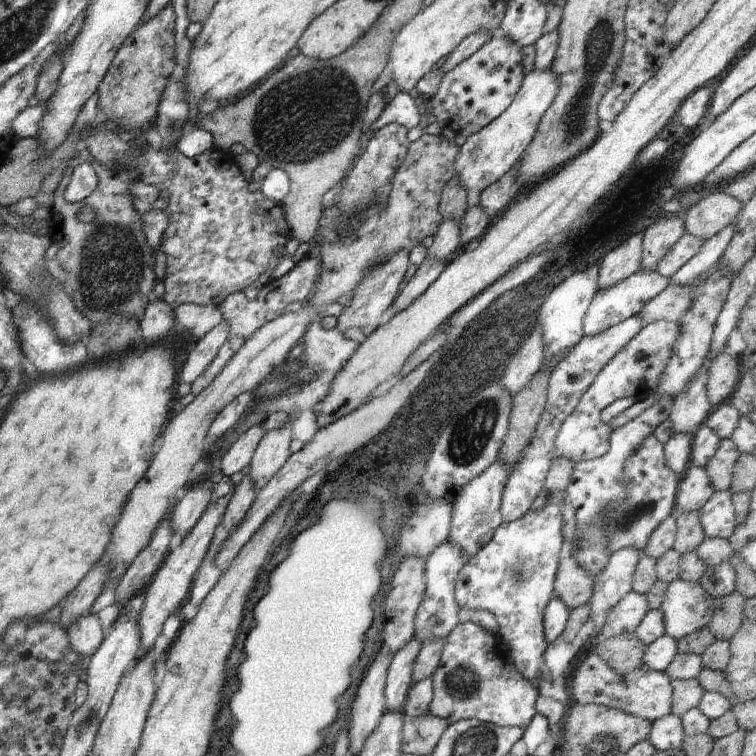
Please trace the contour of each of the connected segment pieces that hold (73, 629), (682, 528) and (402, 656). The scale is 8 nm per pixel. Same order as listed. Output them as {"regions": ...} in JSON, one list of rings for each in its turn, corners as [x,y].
{"regions":[[[[91,611],[82,614],[76,622],[69,624],[66,634],[80,658],[92,656],[98,650],[103,639],[98,614]]],[[[699,512],[675,513],[675,521],[677,522],[677,533],[673,549],[681,555],[695,552],[705,537]]],[[[412,636],[408,644],[404,644],[398,652],[393,655],[390,666],[388,667],[388,676],[384,689],[387,712],[402,713],[402,704],[408,696],[408,689],[412,683],[412,668],[420,652],[422,642]]]]}

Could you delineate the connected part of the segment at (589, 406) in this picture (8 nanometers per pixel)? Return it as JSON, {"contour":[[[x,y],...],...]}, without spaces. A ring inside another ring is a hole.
{"contour":[[[660,319],[642,327],[630,342],[597,374],[592,386],[584,392],[576,410],[560,426],[556,436],[553,458],[570,458],[572,462],[582,462],[602,458],[610,450],[609,433],[611,428],[602,422],[602,410],[612,402],[626,397],[647,397],[658,392],[660,377],[667,362],[674,354],[674,342],[680,334],[678,324]]]}

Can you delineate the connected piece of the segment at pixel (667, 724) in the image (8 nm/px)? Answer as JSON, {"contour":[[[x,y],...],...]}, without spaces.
{"contour":[[[670,713],[652,723],[652,730],[647,739],[656,750],[678,750],[685,735],[681,717]]]}

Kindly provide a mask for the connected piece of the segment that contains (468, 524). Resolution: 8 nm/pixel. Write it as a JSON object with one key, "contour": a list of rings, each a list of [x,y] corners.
{"contour":[[[496,458],[482,474],[478,474],[463,487],[453,501],[452,528],[448,540],[454,542],[461,552],[466,552],[471,557],[478,554],[478,551],[490,542],[498,526],[504,522],[500,508],[502,508],[502,493],[510,473],[510,466],[500,458]]]}

